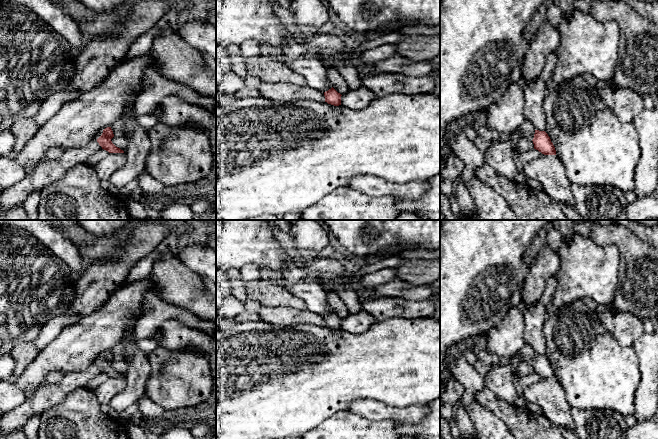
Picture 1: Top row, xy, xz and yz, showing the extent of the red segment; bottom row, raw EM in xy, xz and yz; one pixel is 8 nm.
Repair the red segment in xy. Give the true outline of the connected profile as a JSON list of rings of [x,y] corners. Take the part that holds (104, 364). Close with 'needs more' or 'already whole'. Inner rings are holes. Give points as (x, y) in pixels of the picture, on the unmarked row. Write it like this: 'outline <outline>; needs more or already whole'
outline [[[111,351],[100,354],[96,360],[95,364],[99,367],[102,373],[108,375],[109,377],[124,377],[123,374],[116,371],[111,363],[114,361]]]; needs more

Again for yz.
outline [[[525,344],[514,356],[519,356],[522,361],[531,363],[534,368],[534,373],[542,378],[556,379],[555,371],[548,358],[545,355],[536,354],[529,345]]]; needs more

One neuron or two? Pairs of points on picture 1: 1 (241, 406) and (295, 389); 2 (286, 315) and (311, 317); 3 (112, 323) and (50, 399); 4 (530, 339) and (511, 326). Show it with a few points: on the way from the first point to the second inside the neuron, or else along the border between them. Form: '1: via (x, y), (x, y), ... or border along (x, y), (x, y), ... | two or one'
1: via (254, 393), (262, 389), (282, 389) | one
2: via (292, 317), (305, 317) | one
3: border along (94, 363), (85, 370), (71, 371), (64, 375) | two
4: border along (521, 311), (523, 340), (525, 343) | two

